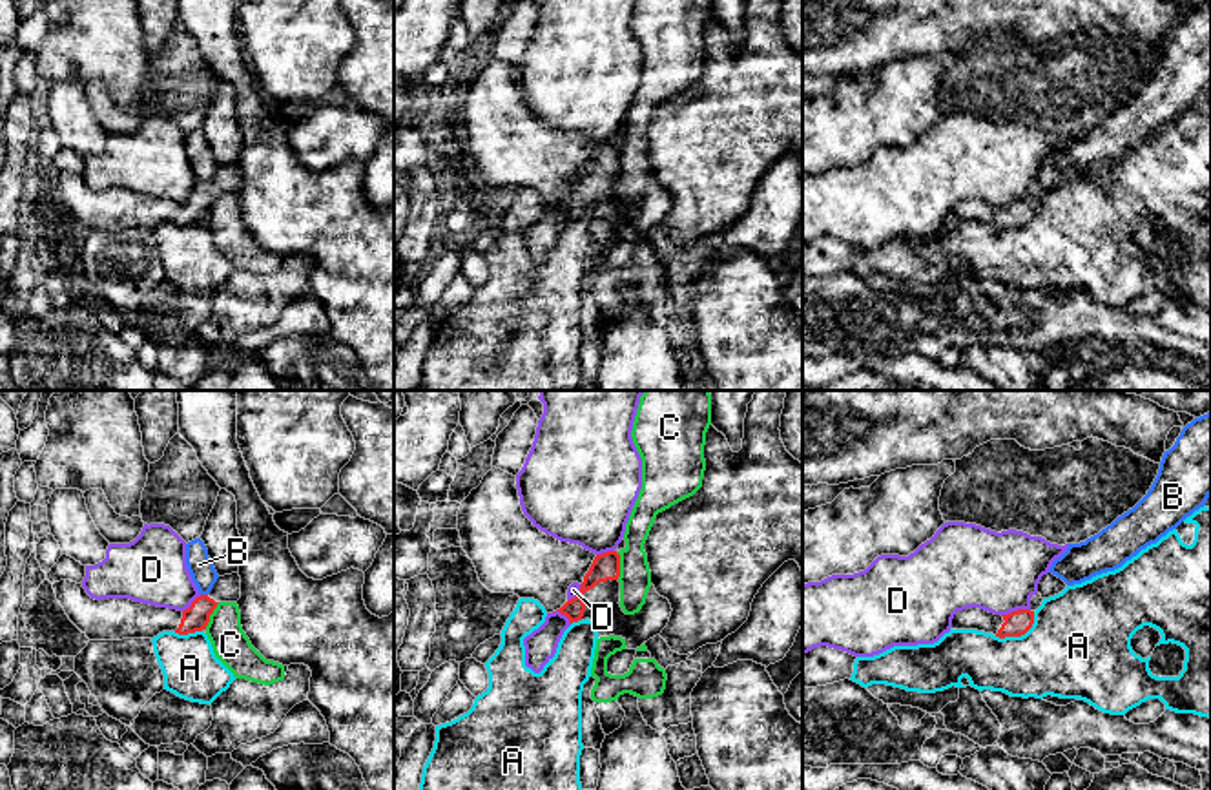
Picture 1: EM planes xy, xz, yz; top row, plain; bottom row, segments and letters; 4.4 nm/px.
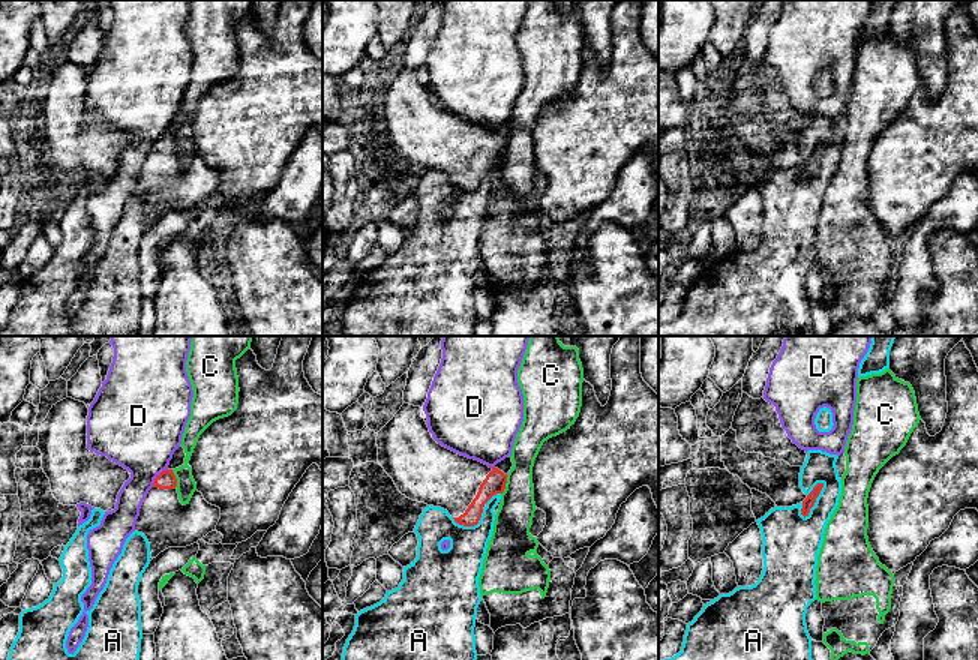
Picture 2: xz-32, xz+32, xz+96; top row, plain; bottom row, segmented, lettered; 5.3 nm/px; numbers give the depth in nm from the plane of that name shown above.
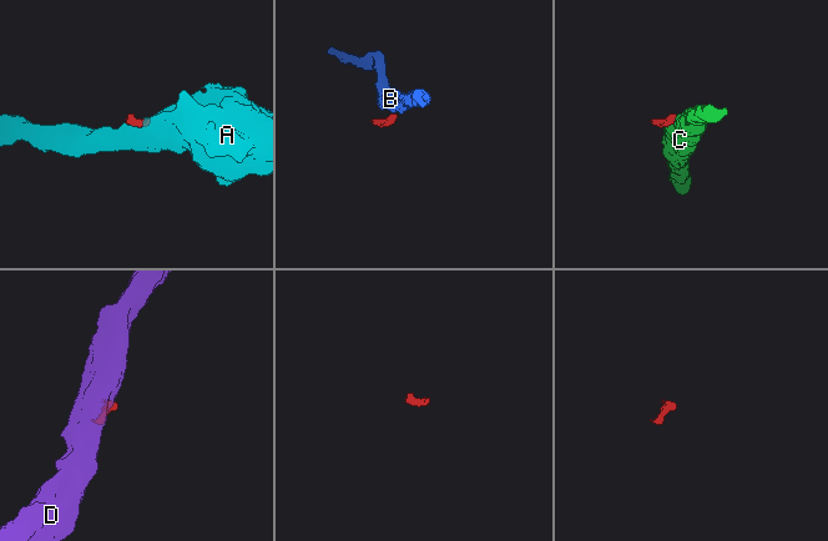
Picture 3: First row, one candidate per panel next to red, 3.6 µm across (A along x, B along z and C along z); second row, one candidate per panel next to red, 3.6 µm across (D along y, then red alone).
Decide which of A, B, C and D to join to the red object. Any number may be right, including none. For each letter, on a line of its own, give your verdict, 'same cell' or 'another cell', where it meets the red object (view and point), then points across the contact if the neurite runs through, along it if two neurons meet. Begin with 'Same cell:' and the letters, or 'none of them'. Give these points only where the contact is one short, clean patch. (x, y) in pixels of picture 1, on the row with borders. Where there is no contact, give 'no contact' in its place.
Same cell: none of them
A: another cell; contact yz (1020, 635); border yz (1035, 612), (1035, 623), (1024, 634), (994, 635)
B: another cell; contact xy (205, 595); border xy (201, 593), (207, 595)
C: another cell; contact xy (210, 613); border xy (219, 602), (205, 628)
D: another cell; contact yz (1014, 612); border yz (1029, 608), (1018, 608), (1002, 615)

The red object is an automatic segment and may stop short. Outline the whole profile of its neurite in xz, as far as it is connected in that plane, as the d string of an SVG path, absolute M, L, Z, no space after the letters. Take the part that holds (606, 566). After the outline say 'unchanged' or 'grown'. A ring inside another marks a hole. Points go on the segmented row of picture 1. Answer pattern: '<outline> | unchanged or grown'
M492 467L471 491L458 511L461 547L472 560L480 582L492 593L514 593L538 600L547 613L560 611L569 622L593 620L600 637L622 637L627 650L637 650L662 633L671 617L671 604L651 584L646 604L635 615L620 608L620 555L595 555L578 544L545 535L523 515L516 476Z | grown

